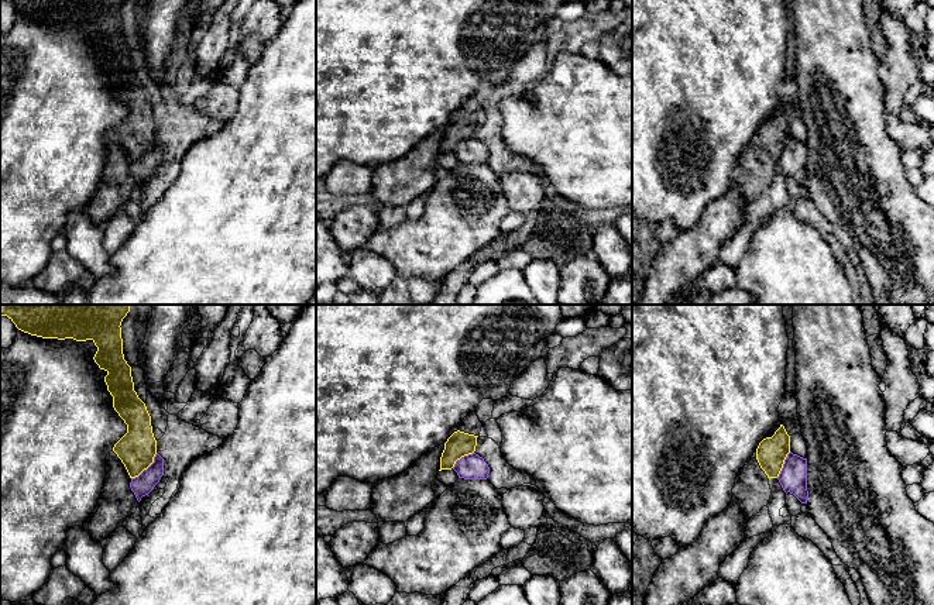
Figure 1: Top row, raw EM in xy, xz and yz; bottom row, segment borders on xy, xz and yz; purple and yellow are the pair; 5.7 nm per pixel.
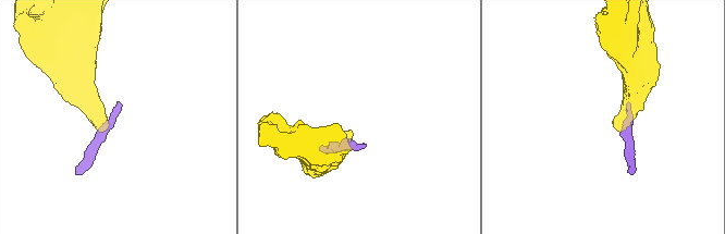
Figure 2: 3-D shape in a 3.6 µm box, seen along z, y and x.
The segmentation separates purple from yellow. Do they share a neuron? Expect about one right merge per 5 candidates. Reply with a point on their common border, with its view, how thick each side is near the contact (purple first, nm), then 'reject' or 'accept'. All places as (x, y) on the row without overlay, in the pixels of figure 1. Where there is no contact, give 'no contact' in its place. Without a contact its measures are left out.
meets purple in xy at (147, 153); 120 nm thick on the purple side, 220 nm on the other; reject

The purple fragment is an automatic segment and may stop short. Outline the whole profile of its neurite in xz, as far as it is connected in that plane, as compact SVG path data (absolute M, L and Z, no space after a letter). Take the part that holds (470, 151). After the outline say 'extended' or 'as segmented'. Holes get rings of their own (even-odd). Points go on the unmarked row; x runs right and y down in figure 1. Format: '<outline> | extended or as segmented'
M475 137L457 144L453 154L464 164L487 164L490 158L488 148Z | as segmented

